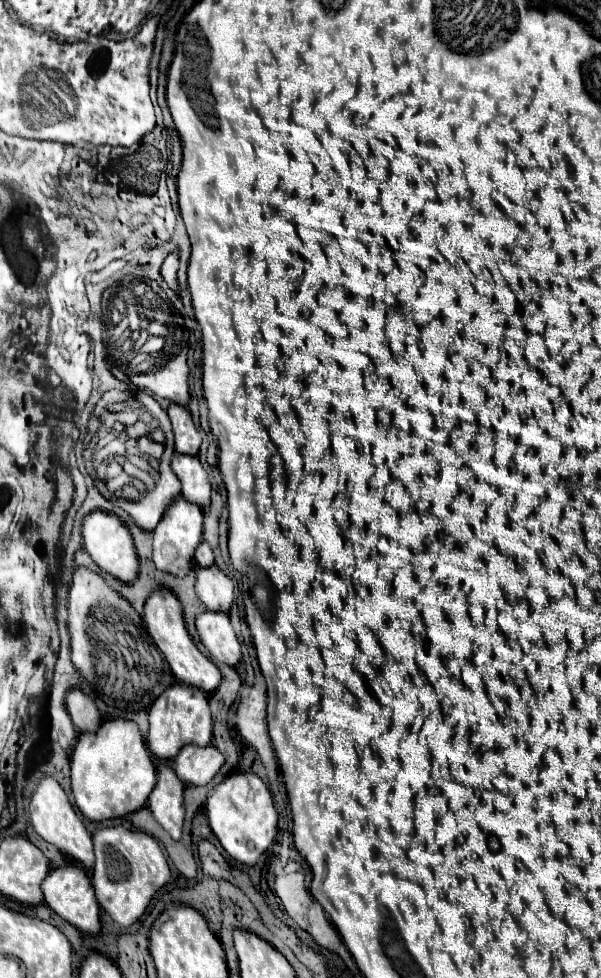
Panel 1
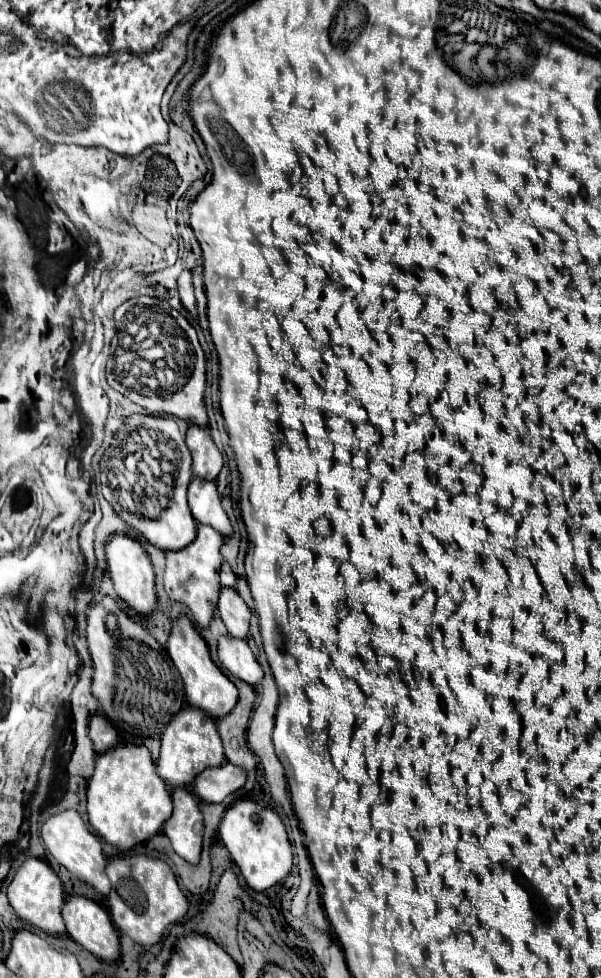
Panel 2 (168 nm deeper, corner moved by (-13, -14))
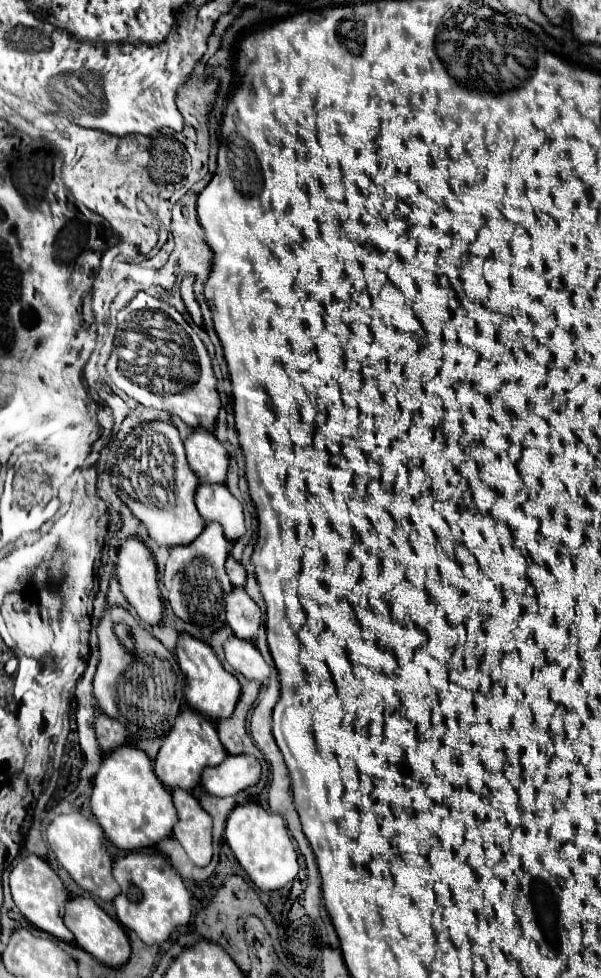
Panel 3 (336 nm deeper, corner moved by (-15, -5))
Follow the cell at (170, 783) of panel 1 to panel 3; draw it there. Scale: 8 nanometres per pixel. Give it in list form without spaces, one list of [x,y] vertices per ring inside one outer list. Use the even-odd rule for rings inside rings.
[[[173,789],[173,803],[179,813],[173,837],[181,843],[181,847],[197,867],[207,867],[213,857],[211,815],[203,811],[199,801],[191,793],[183,789]]]

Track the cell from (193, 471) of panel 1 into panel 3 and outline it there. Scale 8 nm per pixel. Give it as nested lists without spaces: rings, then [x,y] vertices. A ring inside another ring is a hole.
[[[199,485],[195,495],[201,517],[211,523],[221,523],[223,533],[229,541],[237,541],[245,535],[245,519],[241,503],[229,493],[225,485]]]

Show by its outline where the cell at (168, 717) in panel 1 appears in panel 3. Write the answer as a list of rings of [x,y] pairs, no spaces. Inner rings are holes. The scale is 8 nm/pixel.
[[[183,709],[175,719],[175,725],[169,735],[163,739],[163,745],[155,759],[155,773],[167,789],[179,787],[191,791],[195,785],[199,785],[205,767],[219,765],[225,759],[223,753],[227,751],[219,741],[215,725],[207,721],[207,717],[203,717],[201,713],[195,713],[193,709]]]

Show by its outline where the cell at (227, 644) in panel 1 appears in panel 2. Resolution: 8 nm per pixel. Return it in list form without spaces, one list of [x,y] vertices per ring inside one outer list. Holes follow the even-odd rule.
[[[221,636],[219,638],[219,646],[217,646],[217,654],[221,664],[235,676],[245,680],[251,686],[257,686],[263,678],[263,670],[253,654],[253,650],[249,648],[247,640],[243,638],[233,638],[233,636]]]

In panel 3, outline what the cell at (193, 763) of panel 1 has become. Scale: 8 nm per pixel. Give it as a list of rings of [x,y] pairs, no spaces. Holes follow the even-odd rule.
[[[229,755],[221,765],[203,771],[201,785],[215,797],[233,797],[259,783],[261,763],[247,755]]]

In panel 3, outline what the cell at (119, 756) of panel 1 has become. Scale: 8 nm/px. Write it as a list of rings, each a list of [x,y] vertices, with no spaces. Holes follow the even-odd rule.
[[[121,745],[105,755],[103,765],[93,781],[91,813],[105,831],[107,839],[123,851],[157,845],[171,835],[177,821],[171,793],[157,779],[151,759],[141,749],[129,745]]]

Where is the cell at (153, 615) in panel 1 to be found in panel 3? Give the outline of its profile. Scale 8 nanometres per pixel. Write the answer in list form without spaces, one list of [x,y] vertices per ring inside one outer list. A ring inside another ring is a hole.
[[[181,633],[175,655],[177,655],[179,667],[185,675],[185,701],[187,701],[187,705],[191,709],[195,709],[197,713],[203,713],[203,717],[207,717],[209,721],[221,721],[221,719],[231,717],[231,713],[239,701],[241,687],[239,687],[239,681],[229,671],[223,669],[221,661],[213,653],[213,649],[207,643],[193,639],[187,633]]]

